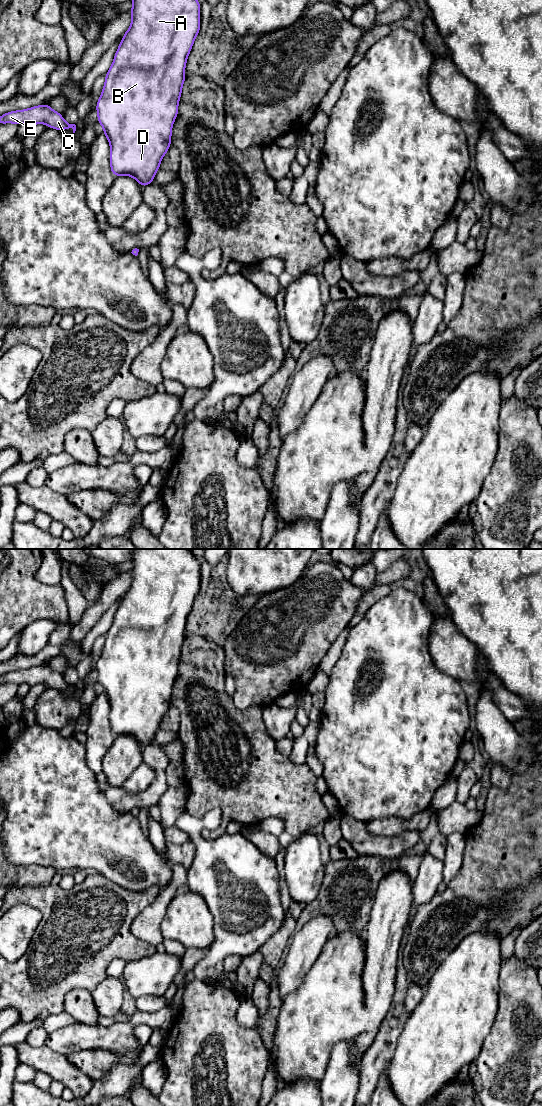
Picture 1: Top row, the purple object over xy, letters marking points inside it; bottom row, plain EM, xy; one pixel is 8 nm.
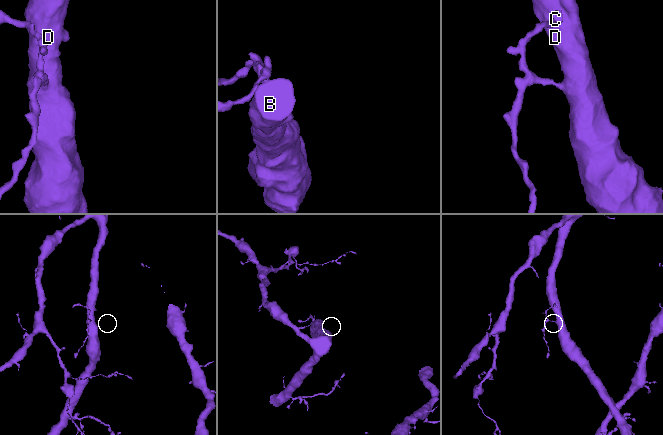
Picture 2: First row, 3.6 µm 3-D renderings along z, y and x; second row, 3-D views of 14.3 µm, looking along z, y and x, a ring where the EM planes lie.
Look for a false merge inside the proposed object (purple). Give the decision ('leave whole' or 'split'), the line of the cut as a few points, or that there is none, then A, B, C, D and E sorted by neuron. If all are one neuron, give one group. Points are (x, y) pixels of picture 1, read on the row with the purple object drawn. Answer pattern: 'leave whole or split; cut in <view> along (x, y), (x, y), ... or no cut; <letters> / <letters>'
leave whole; no cut; A B C D E

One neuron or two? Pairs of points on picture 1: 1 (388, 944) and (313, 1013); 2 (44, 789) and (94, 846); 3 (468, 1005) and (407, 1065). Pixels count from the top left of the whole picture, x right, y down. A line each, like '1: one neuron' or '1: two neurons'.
1: one neuron
2: one neuron
3: one neuron

